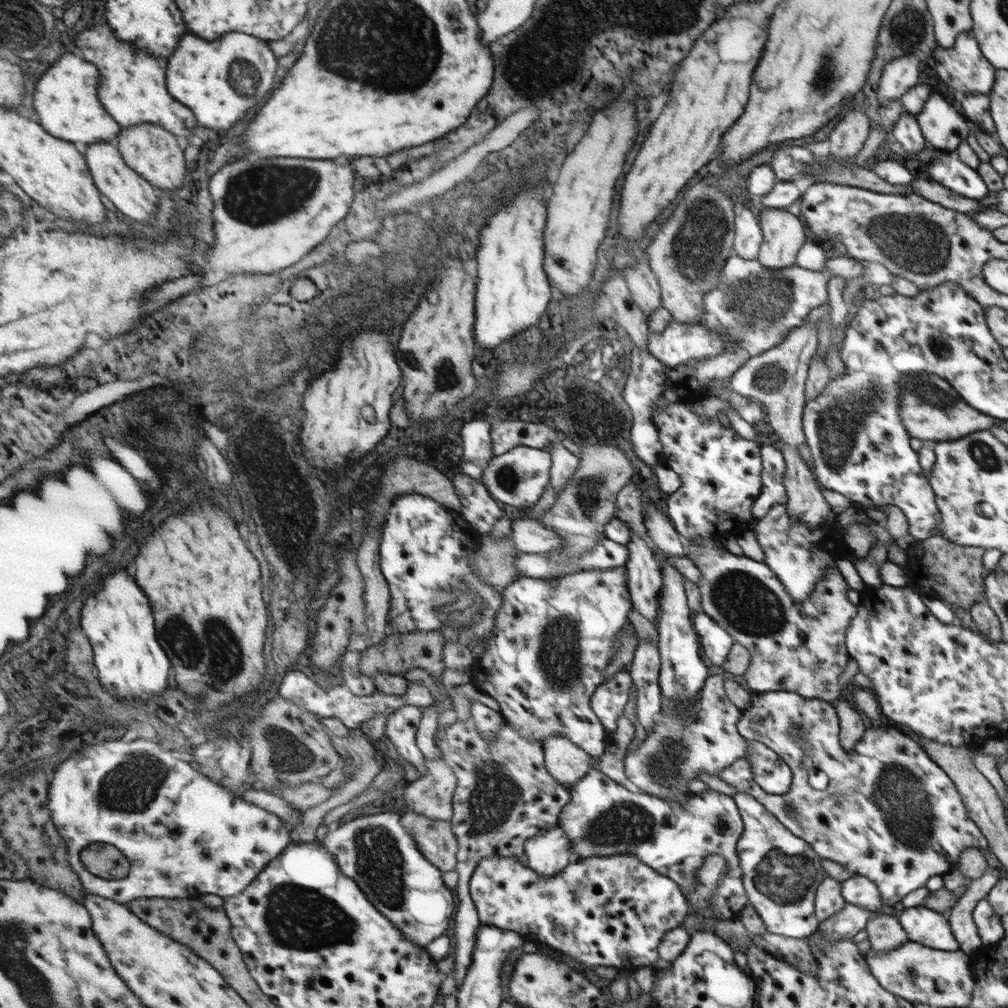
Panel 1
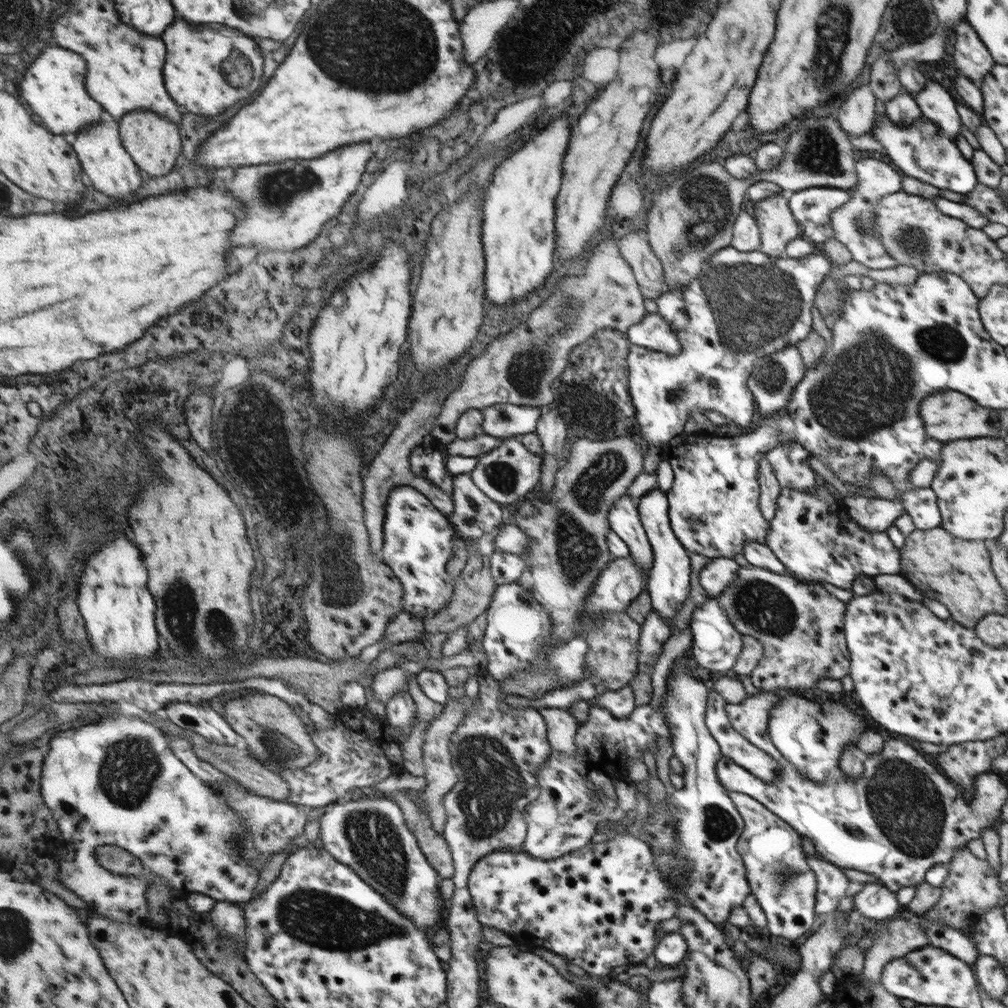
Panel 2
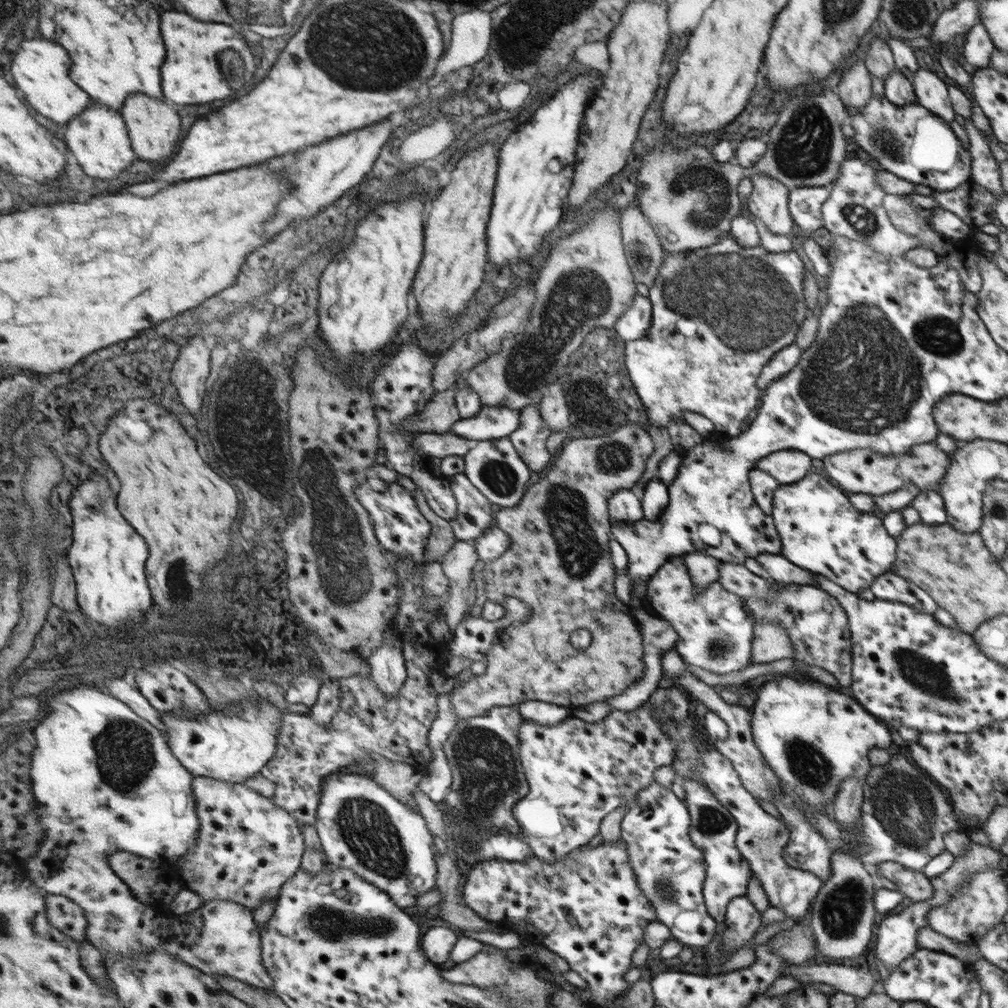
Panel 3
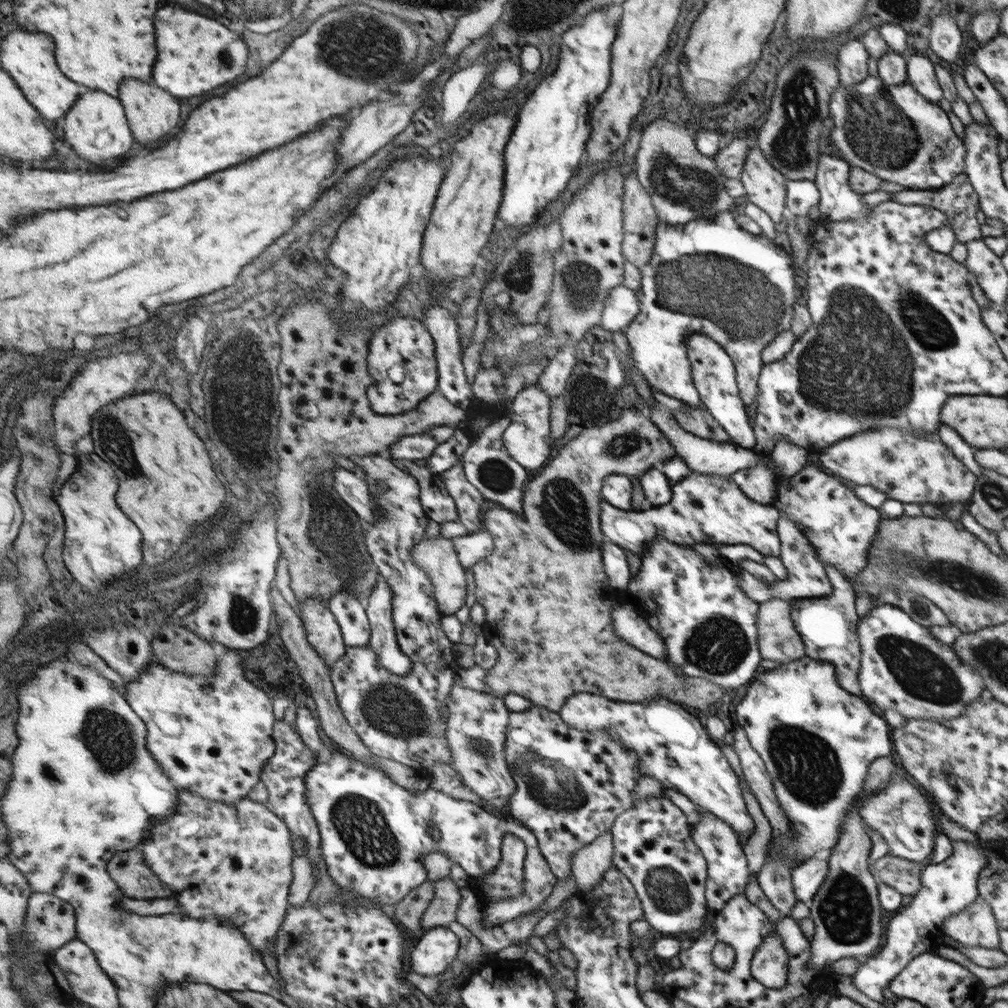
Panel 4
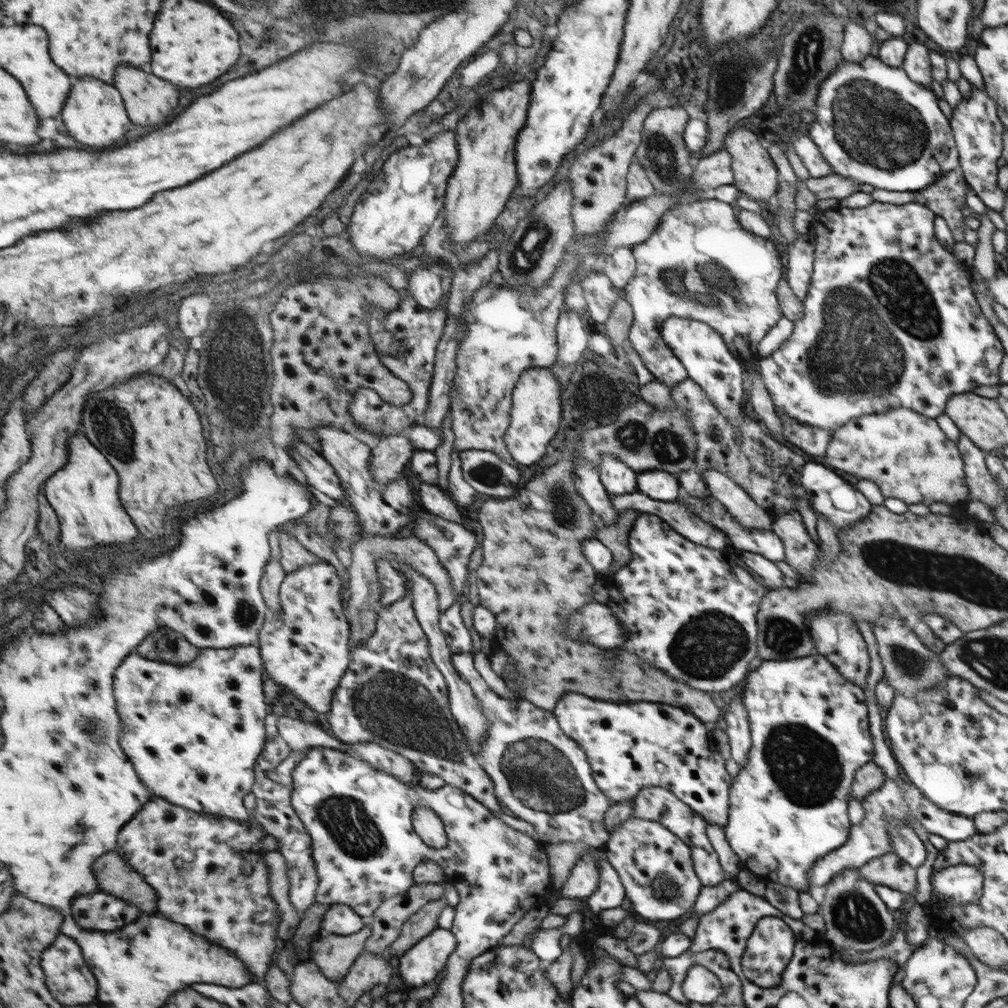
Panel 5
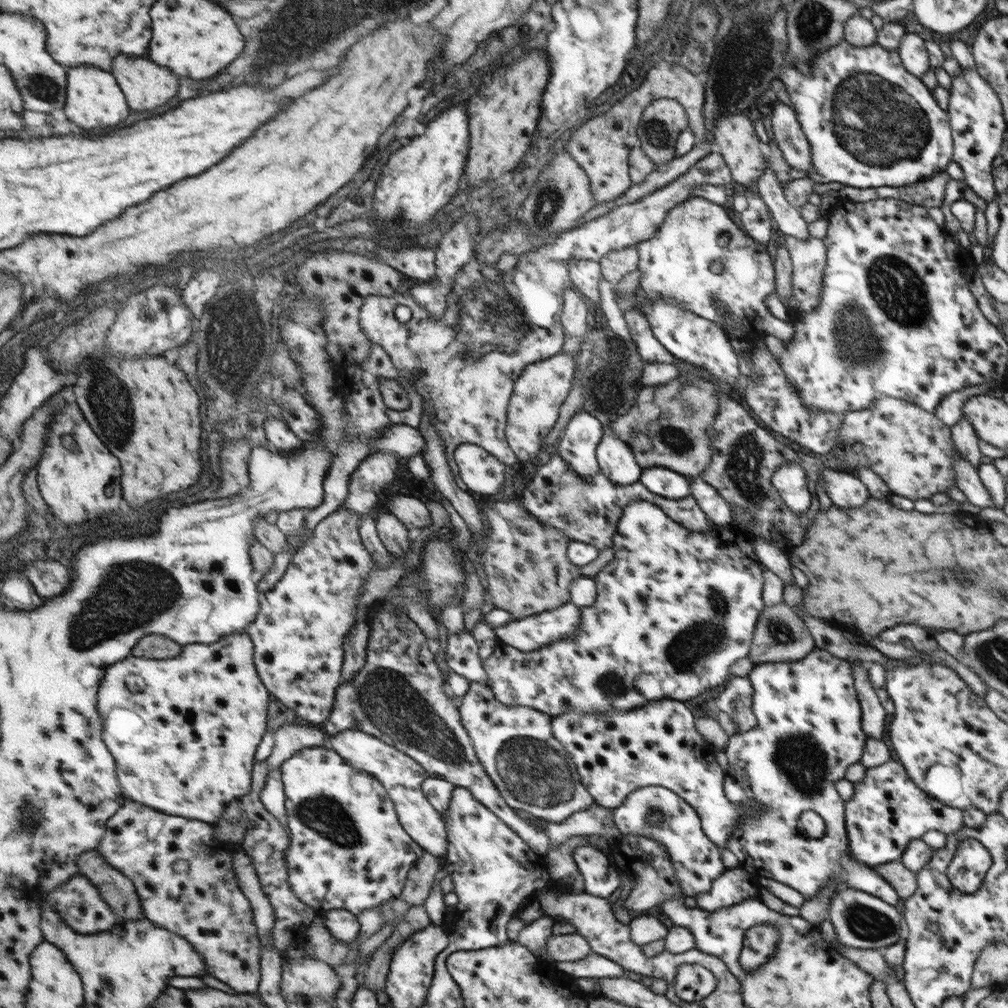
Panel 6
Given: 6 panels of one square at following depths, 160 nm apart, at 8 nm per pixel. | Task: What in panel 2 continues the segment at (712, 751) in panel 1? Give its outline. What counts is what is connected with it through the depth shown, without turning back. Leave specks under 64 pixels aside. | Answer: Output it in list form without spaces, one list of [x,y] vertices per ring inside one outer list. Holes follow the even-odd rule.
[[[714,690],[708,696],[708,710],[705,711],[708,731],[720,747],[721,756],[736,762],[740,768],[764,781],[778,777],[780,763],[766,752],[753,746],[731,725],[727,715],[727,704]]]

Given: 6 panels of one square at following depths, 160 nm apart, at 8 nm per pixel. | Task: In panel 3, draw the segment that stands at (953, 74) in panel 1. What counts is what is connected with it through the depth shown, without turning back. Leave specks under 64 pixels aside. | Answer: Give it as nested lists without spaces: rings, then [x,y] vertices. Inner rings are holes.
[[[977,22],[964,35],[965,43],[959,58],[965,59],[966,64],[971,64],[976,70],[987,68],[994,46],[991,44],[985,28]]]

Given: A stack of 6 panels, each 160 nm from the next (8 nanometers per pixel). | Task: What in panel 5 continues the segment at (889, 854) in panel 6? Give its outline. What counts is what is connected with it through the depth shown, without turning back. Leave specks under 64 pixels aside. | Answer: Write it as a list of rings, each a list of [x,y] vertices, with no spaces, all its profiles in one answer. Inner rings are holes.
[[[902,775],[899,776],[899,779],[885,778],[884,783],[876,788],[876,791],[863,797],[860,803],[864,808],[862,822],[851,826],[851,830],[848,832],[848,840],[843,846],[836,848],[835,851],[828,852],[810,868],[806,892],[809,892],[813,886],[823,886],[823,884],[831,882],[831,879],[840,874],[844,868],[858,869],[863,864],[869,863],[870,860],[877,859],[879,856],[892,851],[892,842],[886,829],[890,818],[896,818],[897,824],[901,824],[901,822],[908,824],[909,816],[913,816],[929,834],[936,834],[951,842],[962,841],[976,834],[976,827],[971,818],[937,808],[912,784],[908,784]]]

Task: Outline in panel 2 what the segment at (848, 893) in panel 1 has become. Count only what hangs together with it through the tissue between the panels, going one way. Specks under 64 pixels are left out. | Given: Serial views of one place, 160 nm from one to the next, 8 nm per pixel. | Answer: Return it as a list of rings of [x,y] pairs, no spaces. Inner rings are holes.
[[[879,882],[864,884],[861,890],[854,894],[853,904],[861,916],[873,918],[873,920],[889,918],[897,912],[897,908],[901,907],[895,893]]]

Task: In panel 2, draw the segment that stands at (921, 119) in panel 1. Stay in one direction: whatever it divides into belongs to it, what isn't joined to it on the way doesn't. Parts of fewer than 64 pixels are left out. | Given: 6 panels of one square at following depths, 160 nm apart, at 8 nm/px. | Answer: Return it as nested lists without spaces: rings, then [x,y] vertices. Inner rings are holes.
[[[926,81],[923,90],[919,90],[913,97],[921,116],[937,125],[949,140],[955,142],[954,138],[959,135],[959,116],[955,112],[955,102],[947,90],[935,82]]]

